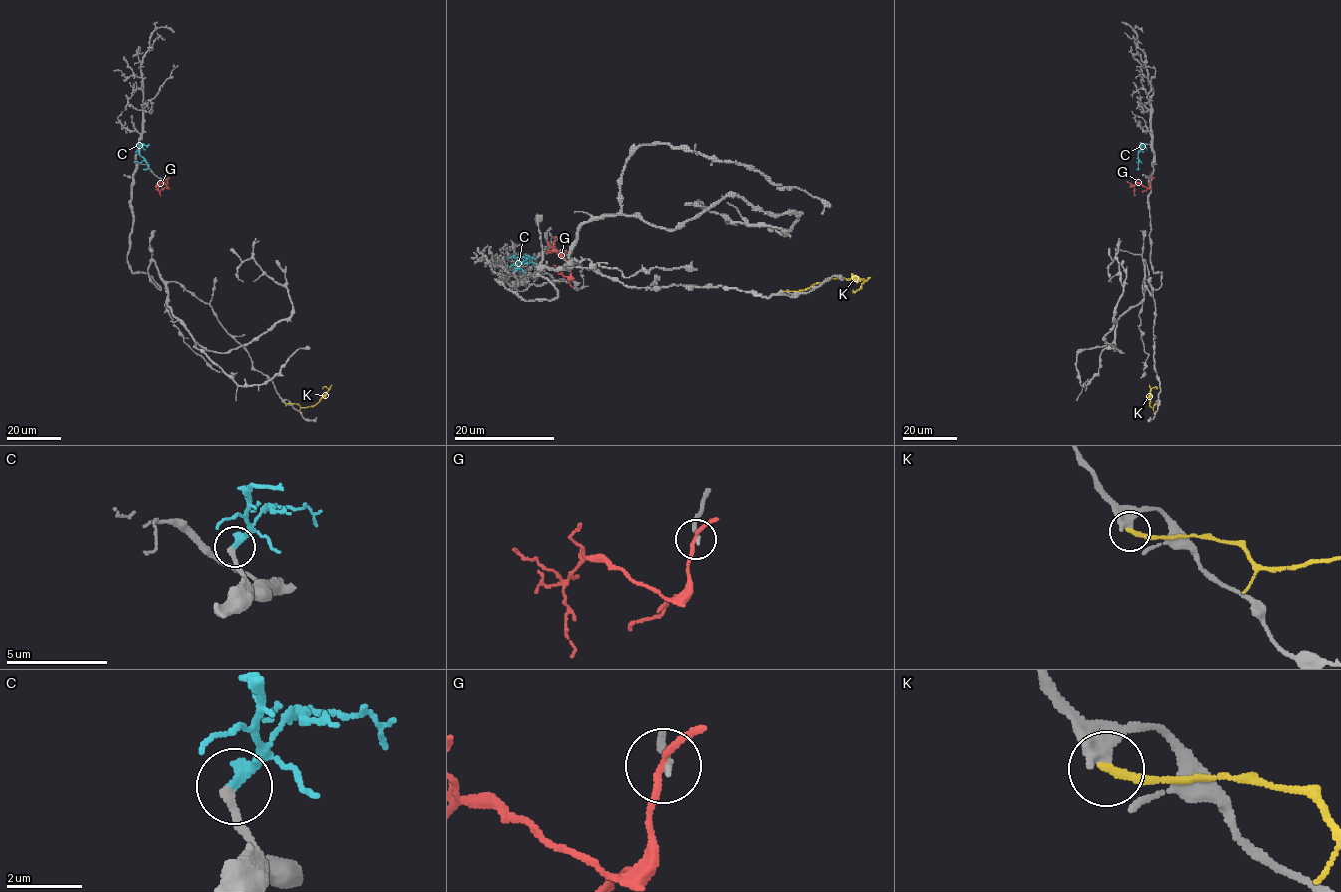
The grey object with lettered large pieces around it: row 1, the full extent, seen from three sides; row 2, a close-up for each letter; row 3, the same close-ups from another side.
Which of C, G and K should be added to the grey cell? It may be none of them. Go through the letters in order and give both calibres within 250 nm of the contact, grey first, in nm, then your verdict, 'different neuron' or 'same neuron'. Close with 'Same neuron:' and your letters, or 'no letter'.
C: calibres 240 and 360 nm; same neuron
G: calibres 190 and 160 nm; different neuron
K: calibres 420 and 200 nm; different neuron
Same neuron: C

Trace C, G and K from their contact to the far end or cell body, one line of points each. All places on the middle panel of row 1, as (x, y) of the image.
C: (514, 271), (519, 256), (534, 257), (524, 254)
G: (567, 281), (571, 275), (563, 259), (552, 249), (557, 250)
K: (783, 291), (803, 291), (814, 284), (836, 279), (863, 279), (858, 290), (853, 290)

